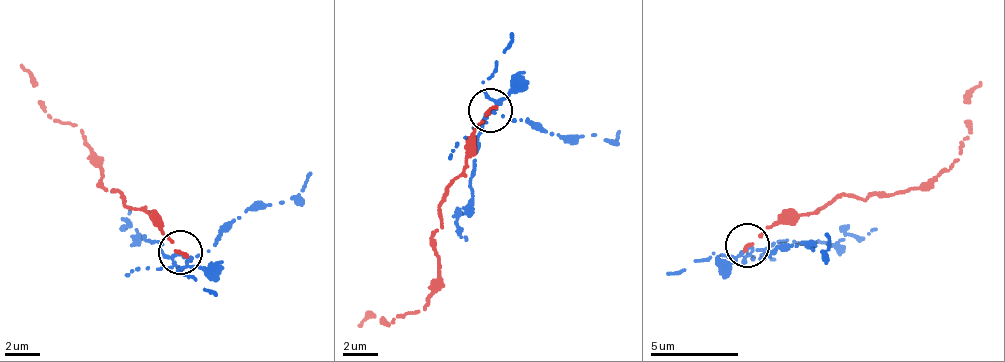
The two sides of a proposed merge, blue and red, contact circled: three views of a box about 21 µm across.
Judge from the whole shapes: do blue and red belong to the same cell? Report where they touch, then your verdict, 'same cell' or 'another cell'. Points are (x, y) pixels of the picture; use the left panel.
place (180, 252); another cell

